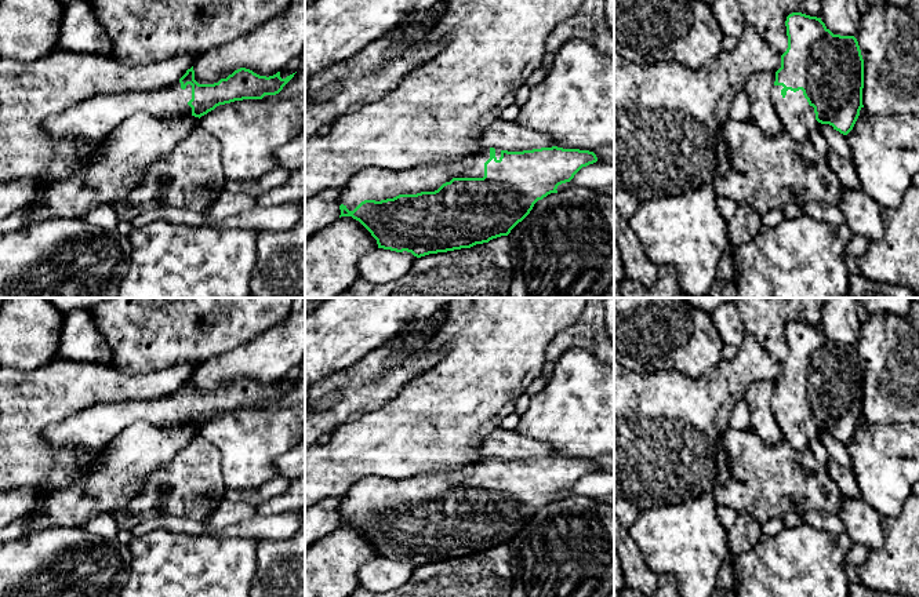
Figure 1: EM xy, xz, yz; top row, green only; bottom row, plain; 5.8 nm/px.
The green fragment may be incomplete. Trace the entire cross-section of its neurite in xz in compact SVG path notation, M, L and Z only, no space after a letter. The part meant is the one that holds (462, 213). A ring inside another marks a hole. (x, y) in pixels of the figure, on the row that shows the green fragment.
M557 146L523 152L482 148L476 154L458 161L433 161L397 171L368 167L353 175L344 188L339 218L352 216L359 221L377 240L378 248L407 251L417 258L471 248L508 236L530 214L538 200L557 193L559 185L570 182L582 167L596 161L593 152Z

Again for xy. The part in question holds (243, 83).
M192 66L177 83L161 90L120 90L91 97L47 117L43 130L54 141L55 148L62 142L70 142L73 153L83 156L94 145L103 142L132 113L146 112L161 121L188 116L200 119L219 105L276 95L294 74L281 79L277 72L266 77L240 68L218 83L199 84Z

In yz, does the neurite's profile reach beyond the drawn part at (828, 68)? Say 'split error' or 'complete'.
split error

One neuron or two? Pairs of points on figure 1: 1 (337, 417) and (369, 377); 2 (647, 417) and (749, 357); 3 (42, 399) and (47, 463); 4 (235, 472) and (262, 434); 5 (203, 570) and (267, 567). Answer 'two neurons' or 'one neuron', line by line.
1: one neuron
2: one neuron
3: one neuron
4: one neuron
5: two neurons

